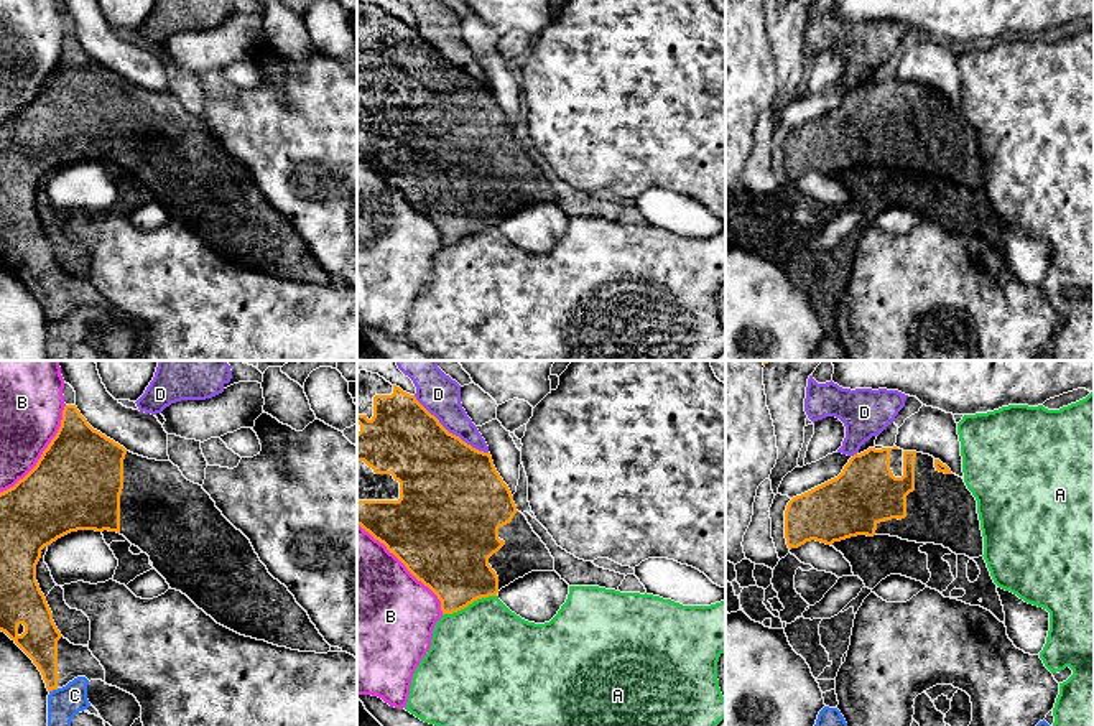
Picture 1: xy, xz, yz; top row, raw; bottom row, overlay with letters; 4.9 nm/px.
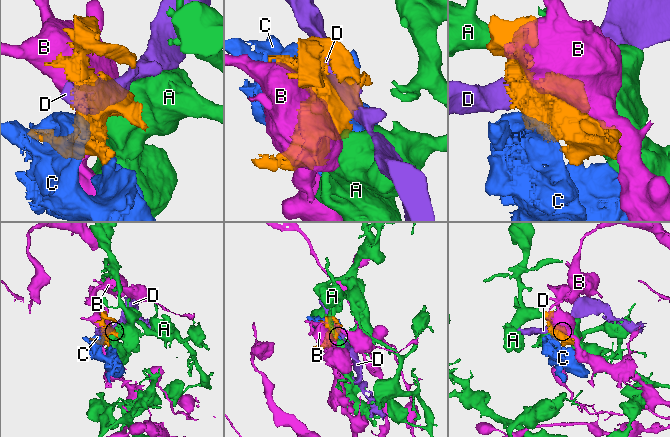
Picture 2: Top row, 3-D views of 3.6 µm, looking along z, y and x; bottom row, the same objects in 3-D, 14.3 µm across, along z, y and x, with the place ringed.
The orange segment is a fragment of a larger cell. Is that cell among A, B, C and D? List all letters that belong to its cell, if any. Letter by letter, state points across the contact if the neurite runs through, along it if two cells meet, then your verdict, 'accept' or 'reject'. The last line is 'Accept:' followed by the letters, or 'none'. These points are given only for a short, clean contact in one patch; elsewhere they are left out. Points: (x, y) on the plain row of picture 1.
A: reject
B: reject
C: border along xy (58, 320), (50, 323); reject
D: reject
Accept: none

